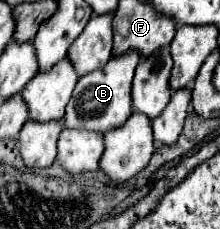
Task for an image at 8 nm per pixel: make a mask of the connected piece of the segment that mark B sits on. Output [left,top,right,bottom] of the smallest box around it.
[66,49,138,133]

